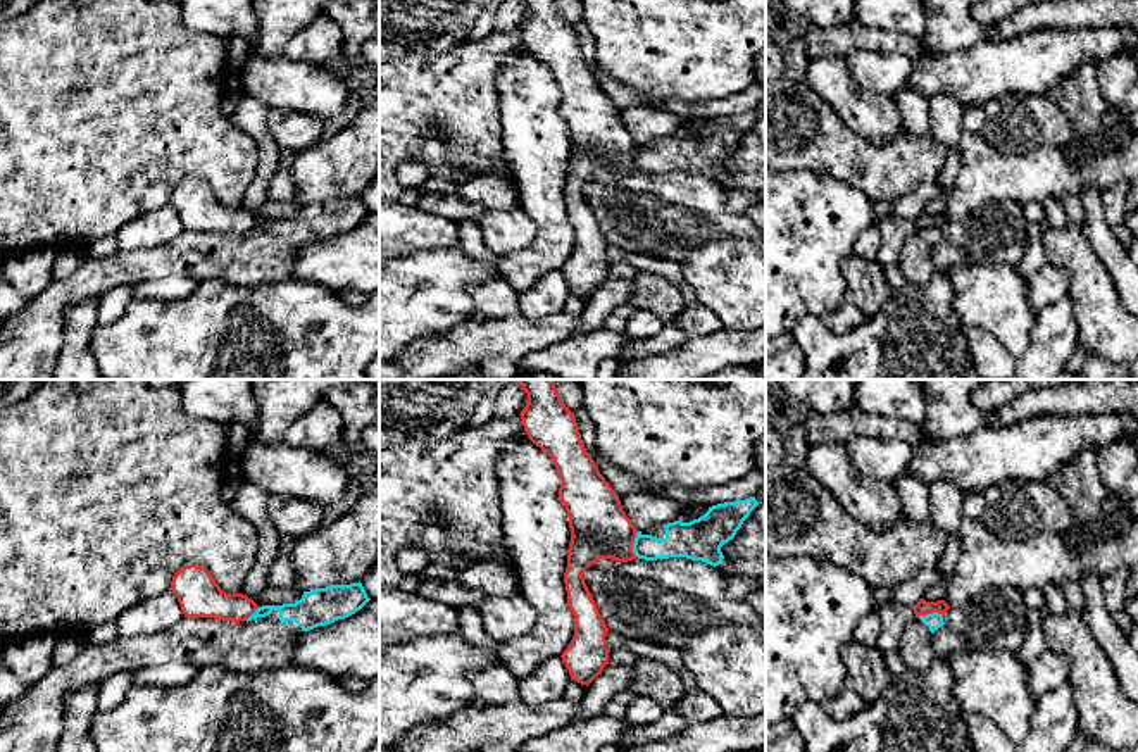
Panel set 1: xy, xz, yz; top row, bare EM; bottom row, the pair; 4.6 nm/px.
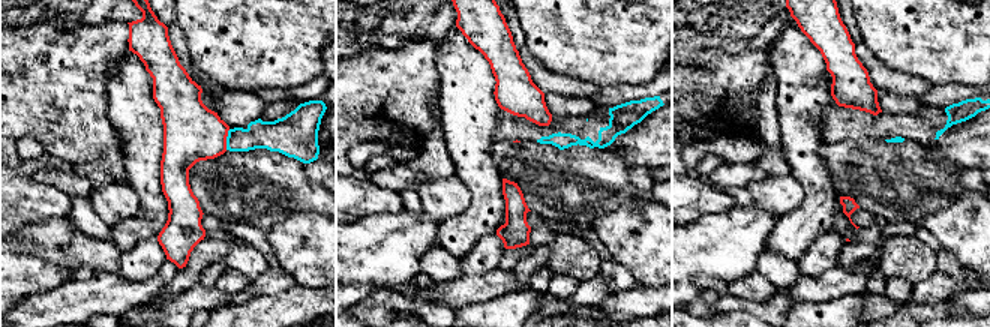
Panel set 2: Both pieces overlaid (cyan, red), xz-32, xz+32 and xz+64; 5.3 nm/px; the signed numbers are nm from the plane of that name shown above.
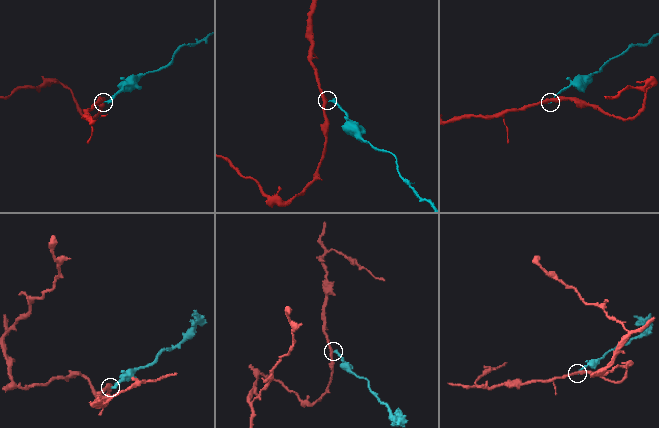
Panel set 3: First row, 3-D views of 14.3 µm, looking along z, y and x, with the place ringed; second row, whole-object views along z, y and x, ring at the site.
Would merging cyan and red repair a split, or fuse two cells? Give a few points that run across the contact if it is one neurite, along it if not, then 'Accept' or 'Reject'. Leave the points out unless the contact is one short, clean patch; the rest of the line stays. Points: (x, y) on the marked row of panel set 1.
Line: xz (638, 532), (633, 542), (635, 556). Reject

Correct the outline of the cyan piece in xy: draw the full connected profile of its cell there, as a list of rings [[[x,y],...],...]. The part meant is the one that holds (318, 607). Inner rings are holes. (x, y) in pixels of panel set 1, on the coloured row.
[[[362,583],[331,585],[303,592],[295,604],[262,605],[247,621],[214,617],[183,617],[172,628],[155,635],[121,636],[107,643],[88,643],[69,664],[52,666],[24,695],[10,700],[0,712],[0,752],[55,752],[64,728],[66,697],[83,686],[100,685],[110,674],[134,673],[172,661],[195,667],[221,666],[252,673],[291,666],[291,652],[303,631],[345,619],[360,611],[371,598]]]

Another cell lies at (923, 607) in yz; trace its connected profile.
[[[921,598],[916,605],[912,605],[916,617],[933,614],[933,612],[945,616],[948,609],[950,605],[945,600],[926,602],[924,598]]]

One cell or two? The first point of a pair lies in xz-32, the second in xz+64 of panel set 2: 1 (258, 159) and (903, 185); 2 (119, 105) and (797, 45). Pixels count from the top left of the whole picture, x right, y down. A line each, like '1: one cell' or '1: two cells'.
1: one cell
2: one cell

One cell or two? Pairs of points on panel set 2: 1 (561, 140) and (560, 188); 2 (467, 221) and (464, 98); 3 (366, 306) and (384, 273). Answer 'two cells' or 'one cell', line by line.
1: two cells
2: one cell
3: two cells

